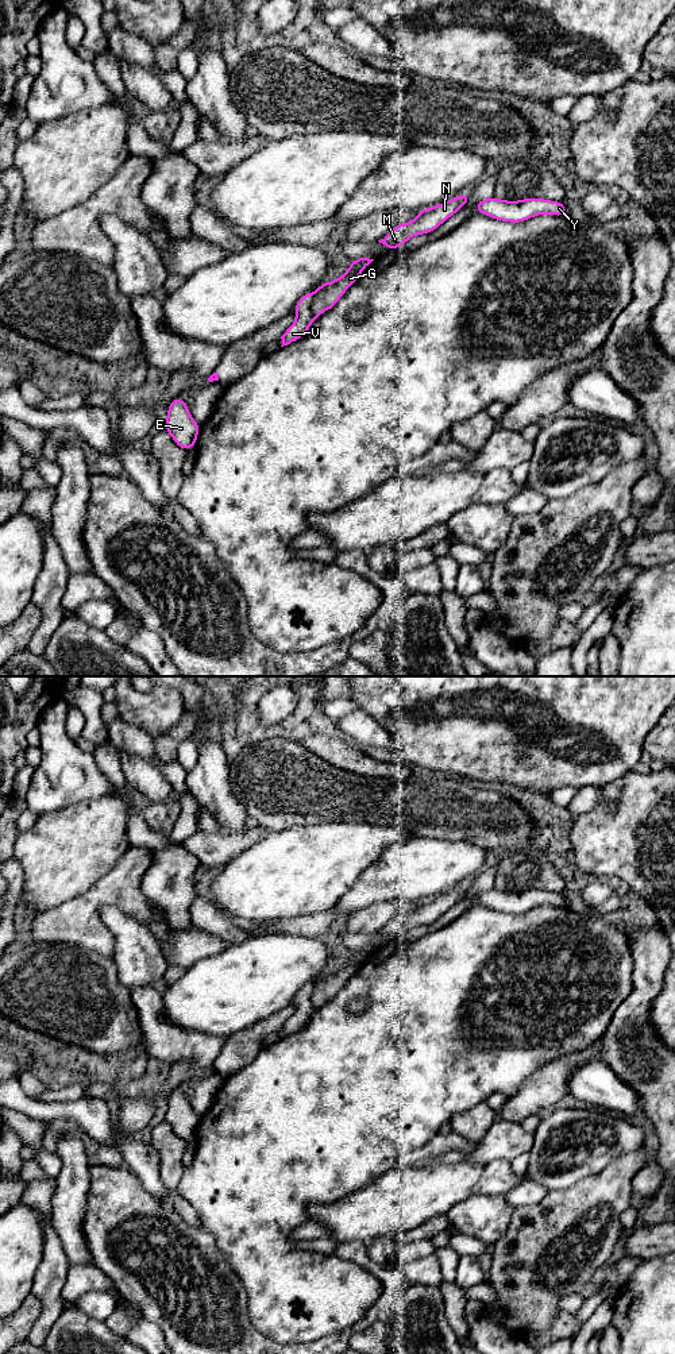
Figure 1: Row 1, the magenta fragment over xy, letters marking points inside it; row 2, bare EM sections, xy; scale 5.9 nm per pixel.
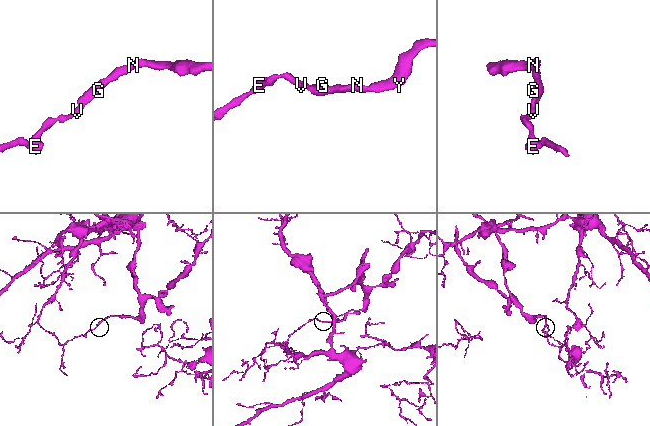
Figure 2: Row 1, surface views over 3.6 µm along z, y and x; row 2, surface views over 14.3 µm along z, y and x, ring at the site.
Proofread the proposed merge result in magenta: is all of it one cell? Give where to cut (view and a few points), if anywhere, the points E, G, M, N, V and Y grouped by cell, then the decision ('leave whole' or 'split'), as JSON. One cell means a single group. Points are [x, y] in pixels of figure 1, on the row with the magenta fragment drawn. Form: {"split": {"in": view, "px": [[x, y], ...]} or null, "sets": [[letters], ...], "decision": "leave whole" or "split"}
{"split": {"in": "xy", "px": [[312, 293], [311, 312], [315, 317]]}, "sets": [["E", "V"], ["G", "M", "N", "Y"]], "decision": "split"}

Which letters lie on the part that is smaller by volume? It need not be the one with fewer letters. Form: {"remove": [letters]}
{"remove": ["G", "M", "N", "Y"]}

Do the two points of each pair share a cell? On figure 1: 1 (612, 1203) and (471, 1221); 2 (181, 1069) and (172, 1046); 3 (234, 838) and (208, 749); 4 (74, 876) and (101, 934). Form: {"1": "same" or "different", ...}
{"1": "different", "2": "different", "3": "different", "4": "different"}

